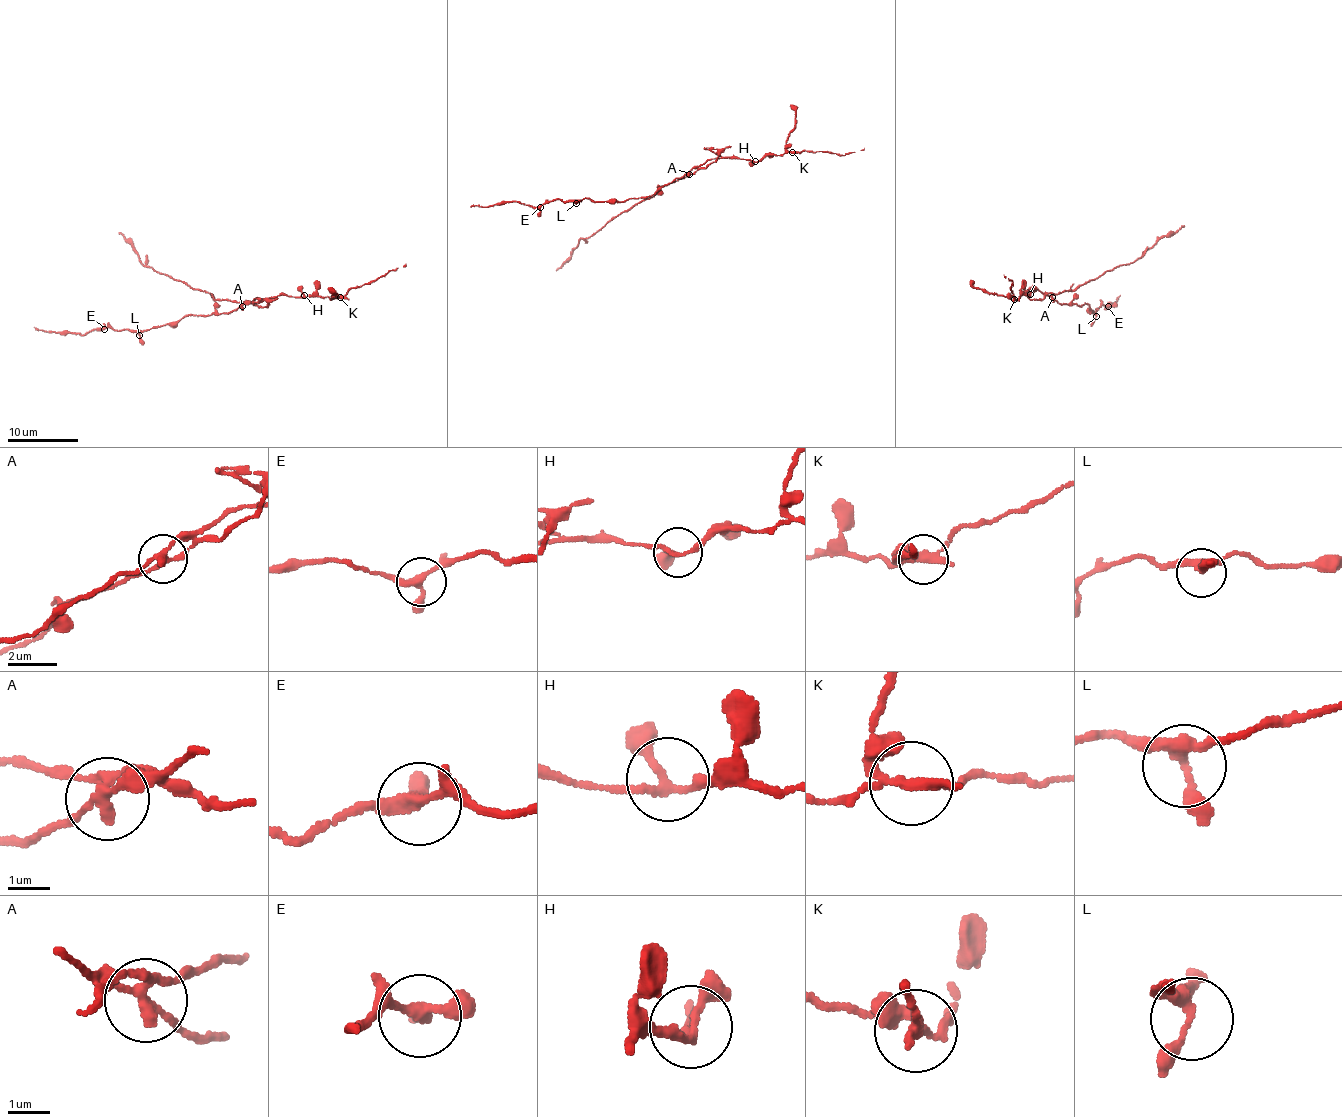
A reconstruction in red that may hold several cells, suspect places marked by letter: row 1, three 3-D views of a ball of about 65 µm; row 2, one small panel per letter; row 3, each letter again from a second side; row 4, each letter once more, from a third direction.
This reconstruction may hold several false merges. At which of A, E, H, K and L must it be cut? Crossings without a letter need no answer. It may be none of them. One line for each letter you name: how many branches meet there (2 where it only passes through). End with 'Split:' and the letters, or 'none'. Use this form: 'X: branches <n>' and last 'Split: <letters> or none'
A: branches 3
K: branches 3
Split: A, K

